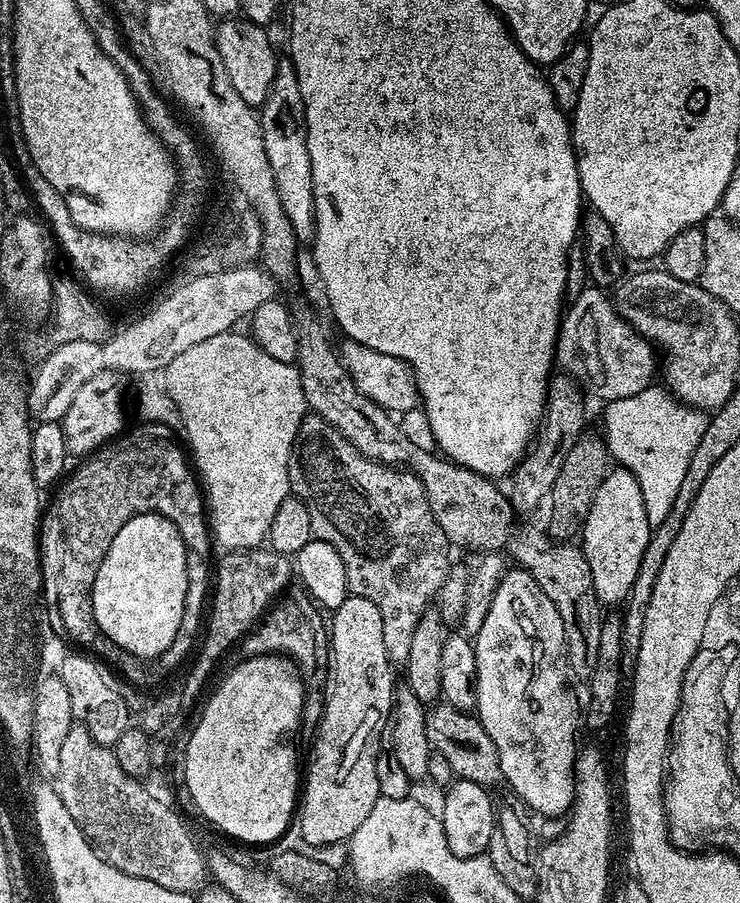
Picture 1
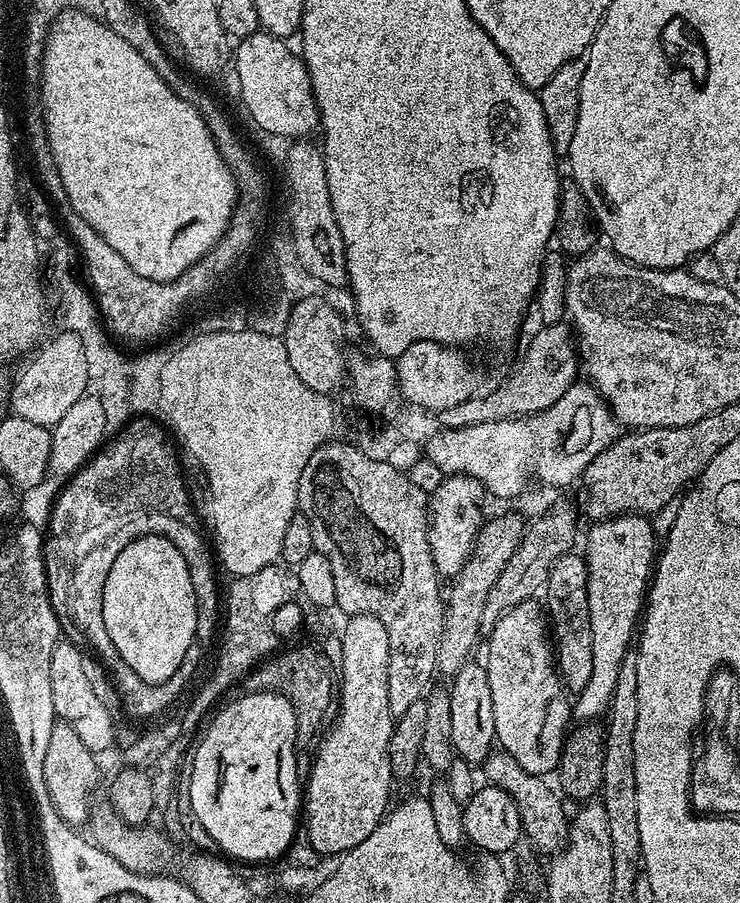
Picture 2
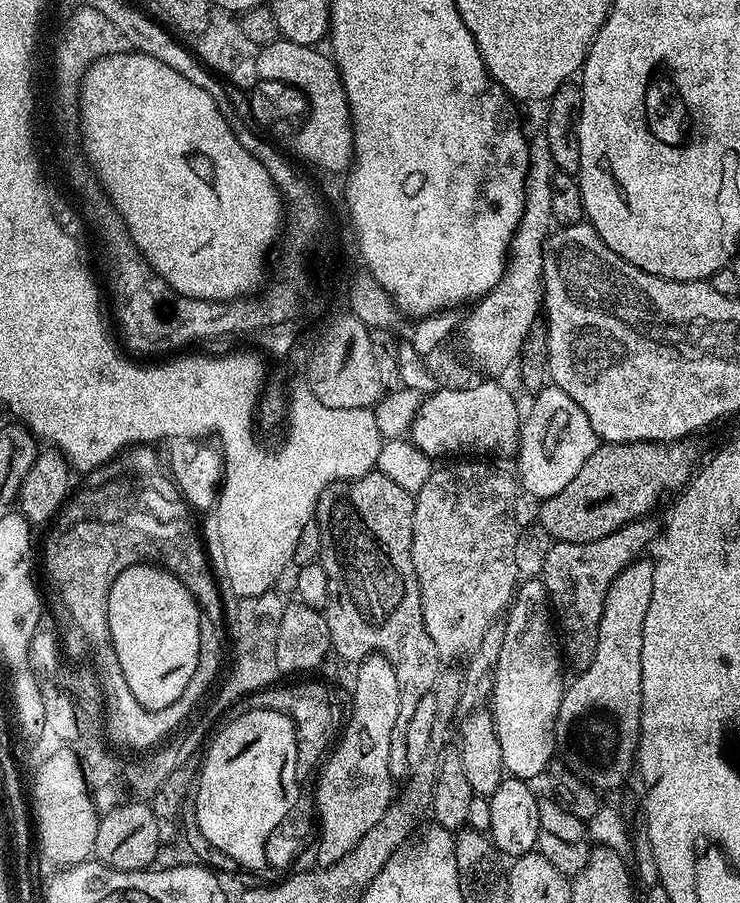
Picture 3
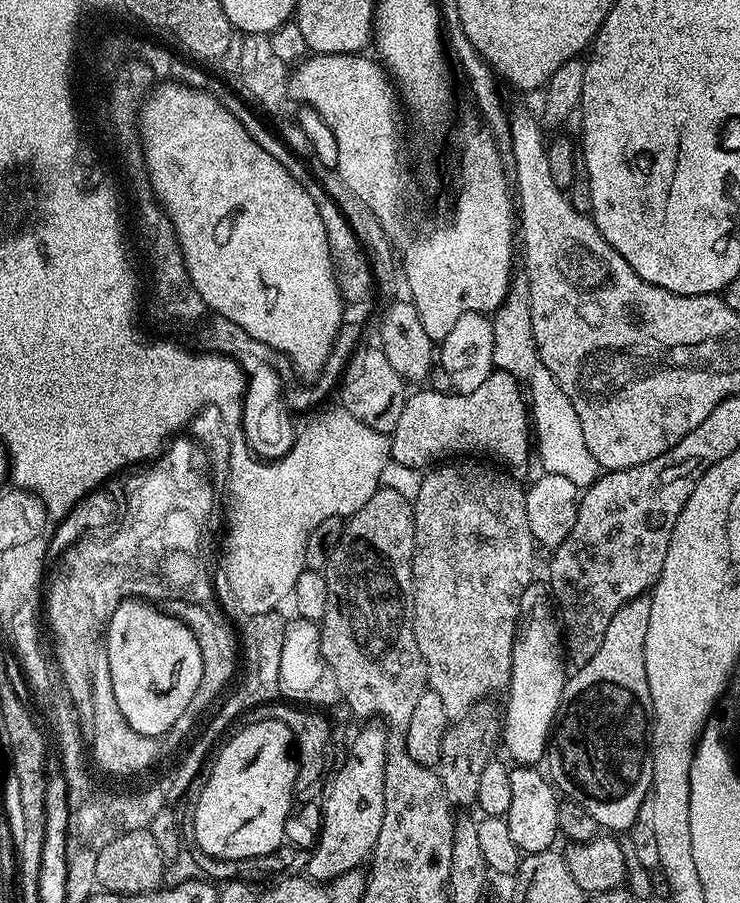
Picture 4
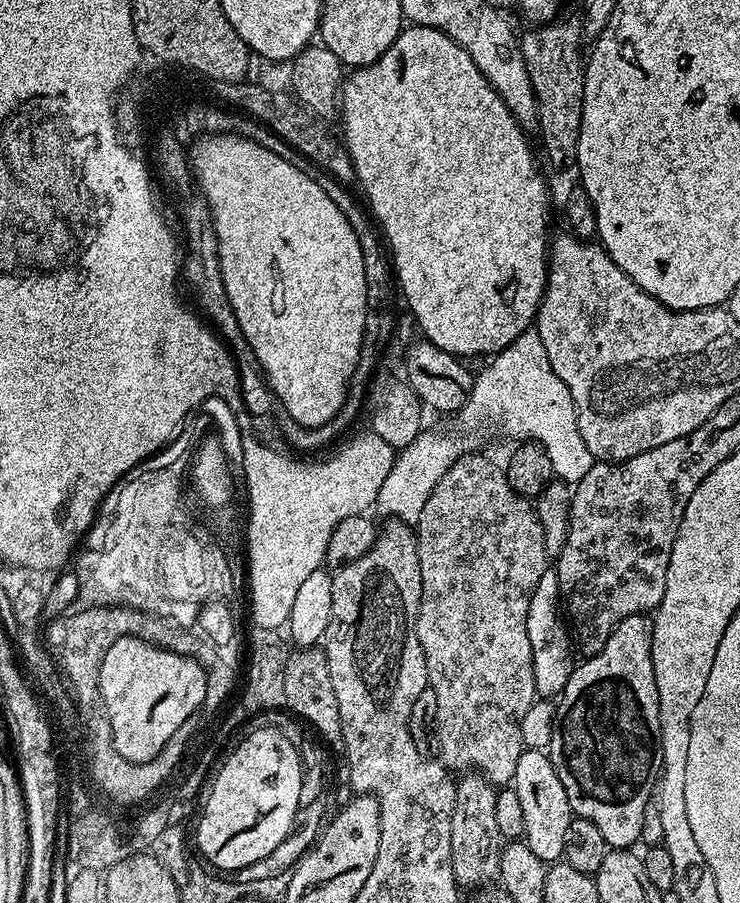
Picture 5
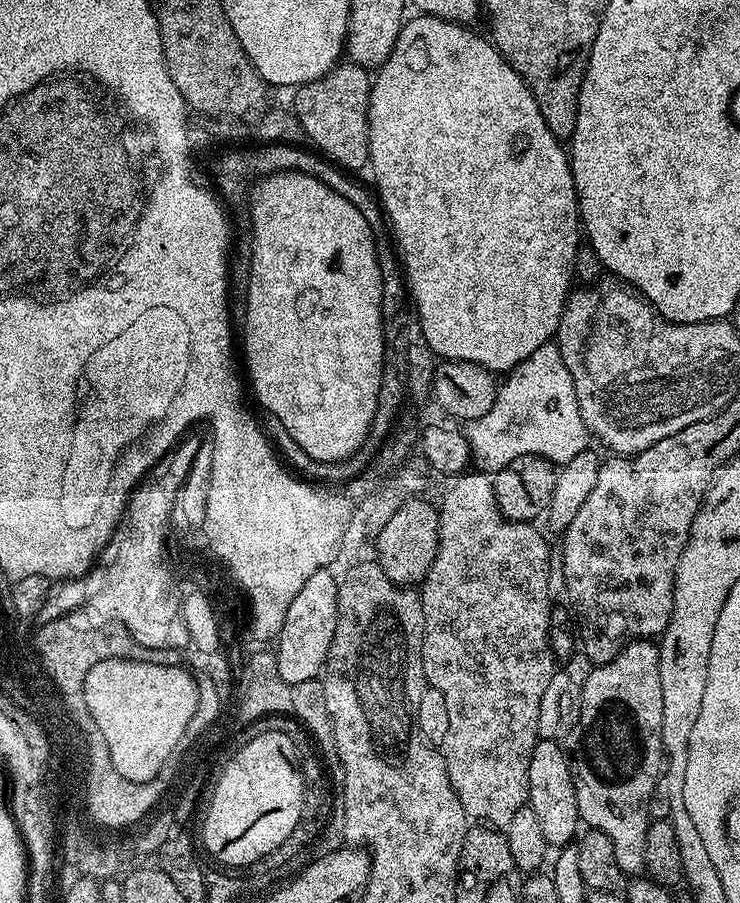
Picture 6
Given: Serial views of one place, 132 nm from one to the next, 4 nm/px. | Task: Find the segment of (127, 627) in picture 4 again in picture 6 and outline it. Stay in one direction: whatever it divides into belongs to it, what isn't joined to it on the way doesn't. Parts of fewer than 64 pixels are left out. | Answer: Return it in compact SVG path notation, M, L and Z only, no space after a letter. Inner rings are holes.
M120 654L90 666L84 683L86 706L106 738L114 770L136 784L155 781L156 768L183 731L196 704L185 667L155 665L142 658L123 660Z

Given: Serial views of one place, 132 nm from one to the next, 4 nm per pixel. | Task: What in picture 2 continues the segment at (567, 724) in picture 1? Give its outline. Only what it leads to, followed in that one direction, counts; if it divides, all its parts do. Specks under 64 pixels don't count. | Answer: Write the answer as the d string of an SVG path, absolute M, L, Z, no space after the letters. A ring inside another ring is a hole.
M535 599L523 600L504 613L494 630L487 633L486 667L490 678L490 698L494 698L494 726L499 747L504 747L501 749L512 756L514 762L522 766L522 770L533 772L535 776L547 777L555 773L556 765L560 763L564 738L570 728L570 700L567 700L569 697L562 687L545 609L541 605L539 608L536 603Z

